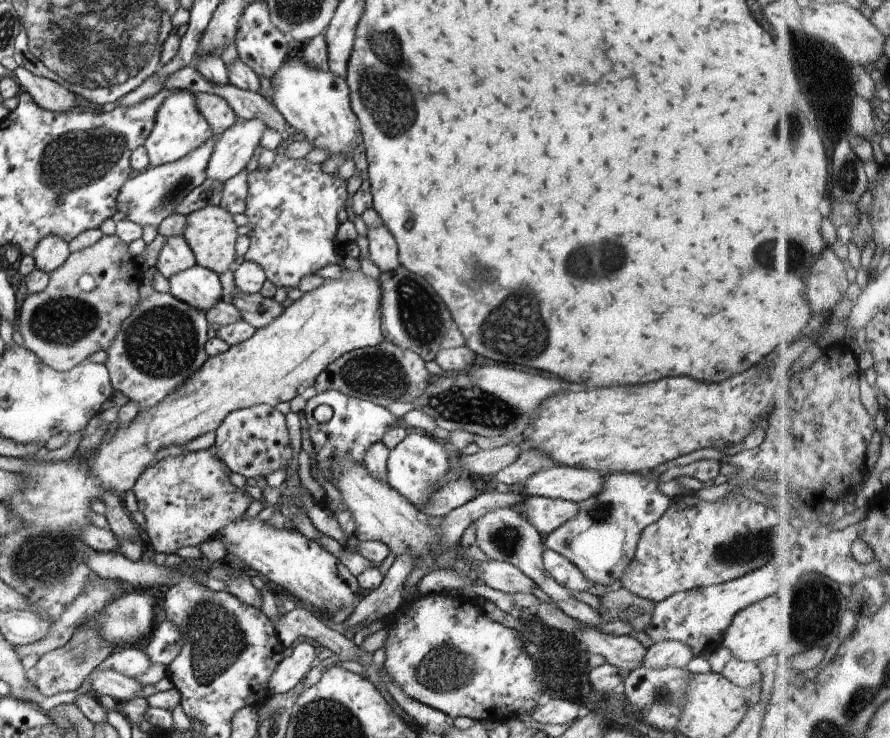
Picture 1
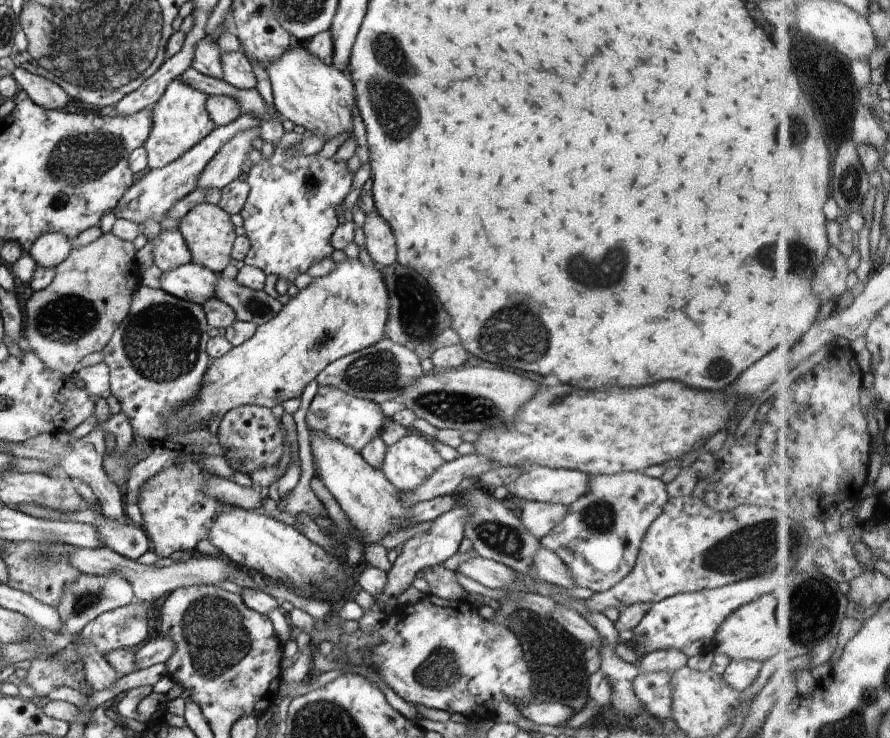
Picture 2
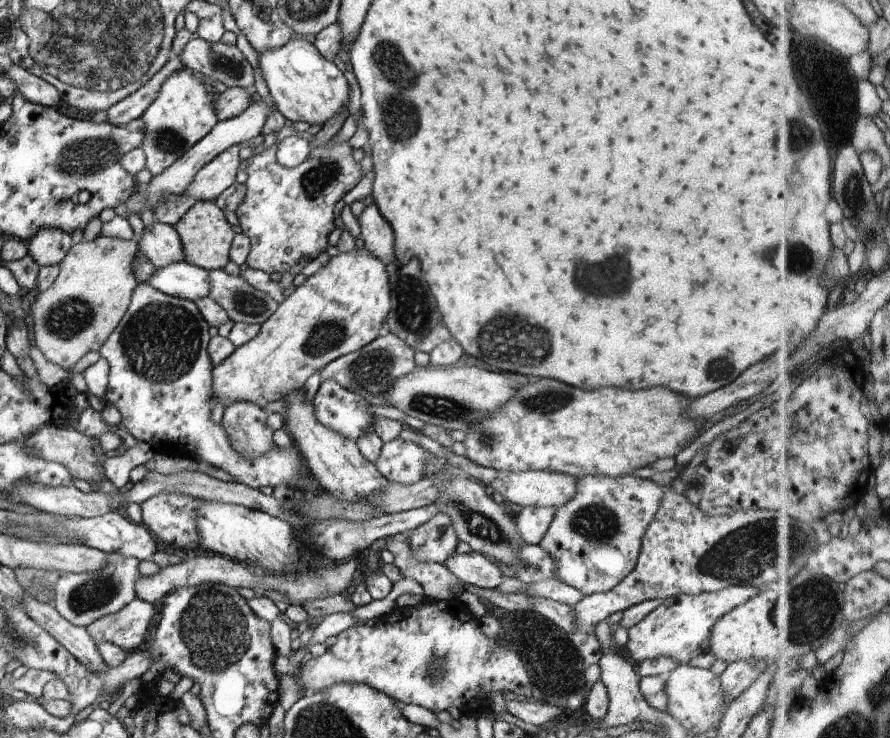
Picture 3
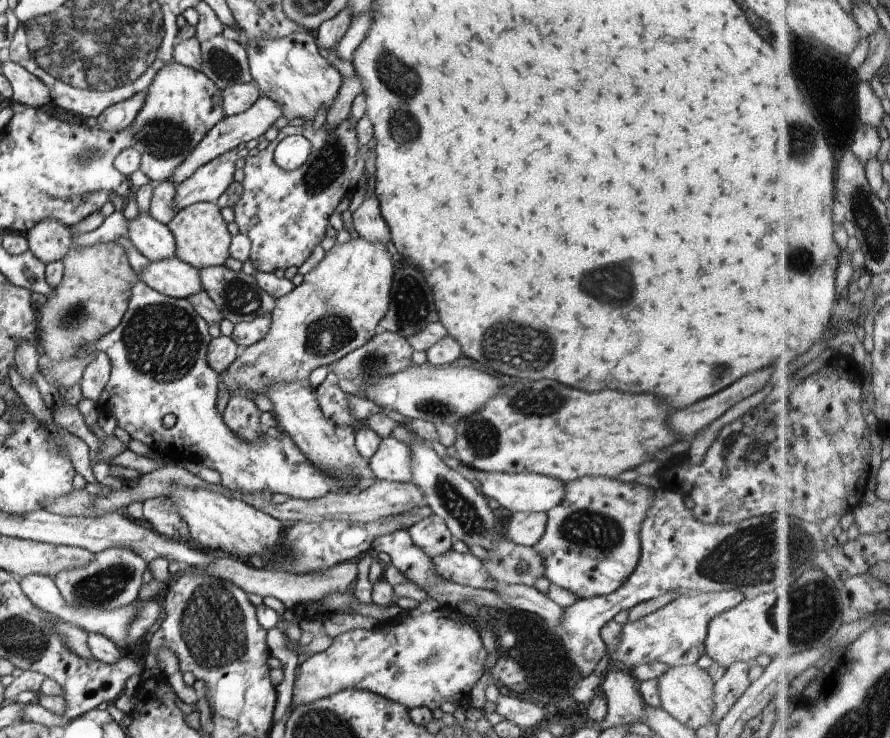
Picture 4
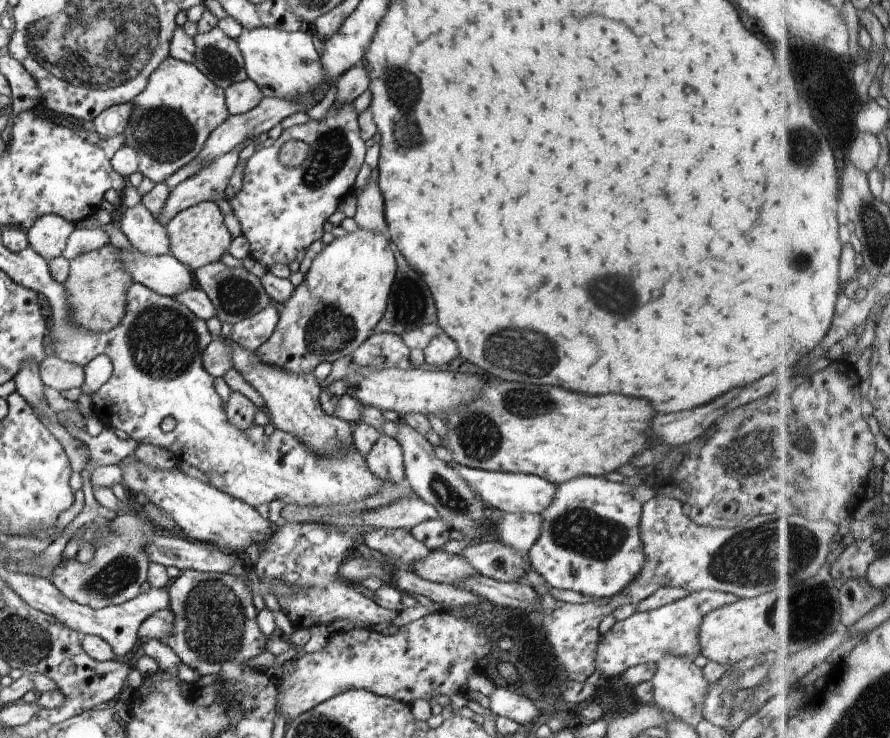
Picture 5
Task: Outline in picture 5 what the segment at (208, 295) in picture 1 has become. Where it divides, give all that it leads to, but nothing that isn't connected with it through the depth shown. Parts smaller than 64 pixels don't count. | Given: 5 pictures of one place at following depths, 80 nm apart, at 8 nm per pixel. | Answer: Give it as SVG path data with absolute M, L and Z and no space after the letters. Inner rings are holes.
M121 249L119 253L119 259L135 282L144 284L158 294L175 297L196 287L194 271L172 254L146 256L140 251Z

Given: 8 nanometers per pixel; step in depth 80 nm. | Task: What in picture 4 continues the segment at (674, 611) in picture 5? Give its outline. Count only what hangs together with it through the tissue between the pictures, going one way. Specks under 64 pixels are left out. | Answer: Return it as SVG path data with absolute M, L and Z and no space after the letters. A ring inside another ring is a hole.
M732 589L729 591L713 592L713 593L700 593L699 595L680 595L672 599L668 604L665 604L660 610L650 613L648 616L637 620L636 622L624 624L622 630L622 638L620 645L612 654L610 662L618 665L626 670L638 665L645 665L651 662L663 662L669 667L679 667L682 665L694 665L696 661L705 654L705 640L707 637L708 625L711 620L739 605L747 597L742 591Z

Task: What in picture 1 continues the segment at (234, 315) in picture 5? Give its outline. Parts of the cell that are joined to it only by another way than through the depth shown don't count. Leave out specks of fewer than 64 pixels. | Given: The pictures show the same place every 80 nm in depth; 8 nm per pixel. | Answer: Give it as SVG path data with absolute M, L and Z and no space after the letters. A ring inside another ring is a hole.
M239 290L234 296L233 302L240 311L242 319L256 329L268 326L283 312L282 304L273 298L266 298L261 293L245 293Z

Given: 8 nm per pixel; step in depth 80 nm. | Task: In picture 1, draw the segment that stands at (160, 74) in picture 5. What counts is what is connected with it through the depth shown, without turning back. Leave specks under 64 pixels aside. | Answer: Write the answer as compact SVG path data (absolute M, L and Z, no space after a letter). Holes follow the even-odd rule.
M171 90L171 93L163 100L156 113L150 136L143 144L152 167L176 162L214 136L208 121L203 114L200 114L196 106L195 96L196 94L188 90Z

